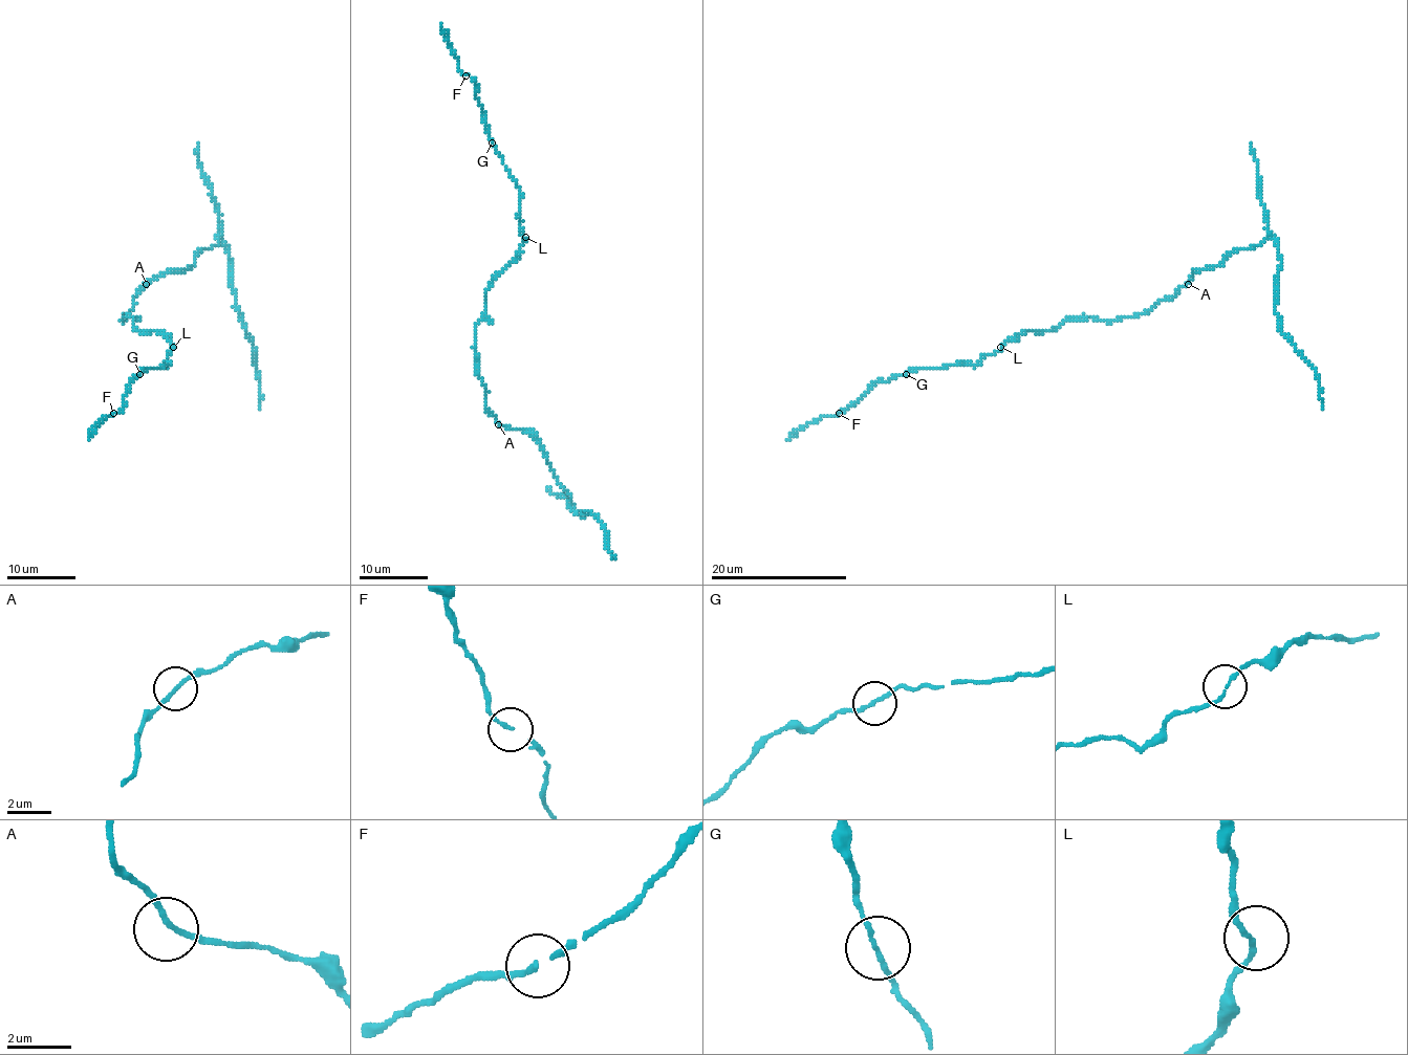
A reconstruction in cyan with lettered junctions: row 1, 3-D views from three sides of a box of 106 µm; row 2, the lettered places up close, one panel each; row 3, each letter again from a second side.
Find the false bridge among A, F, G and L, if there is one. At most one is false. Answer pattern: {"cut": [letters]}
{"cut": []}

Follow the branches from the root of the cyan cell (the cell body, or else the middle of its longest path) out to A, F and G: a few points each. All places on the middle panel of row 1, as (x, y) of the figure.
A: (478, 356), (478, 375), (486, 389), (486, 410), (498, 424)
F: (478, 356), (474, 331), (486, 288), (519, 255), (524, 236), (520, 190), (488, 135), (478, 86), (466, 75)
G: (478, 356), (474, 331), (484, 312), (486, 288), (519, 255), (524, 241), (519, 217), (520, 190), (492, 141)

